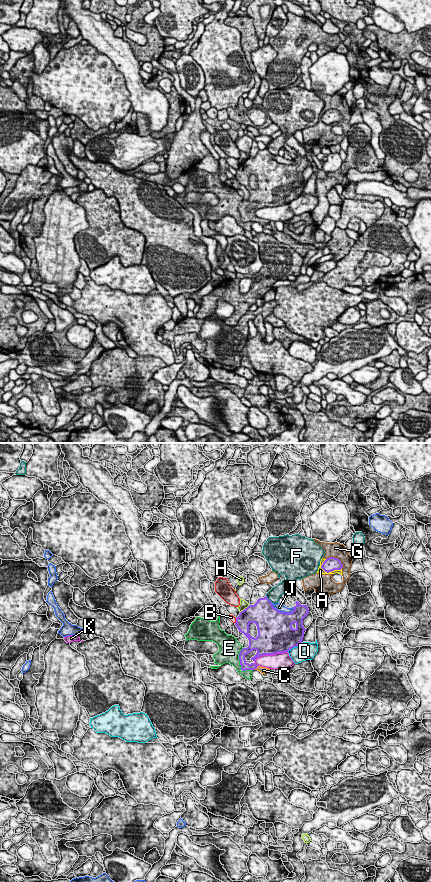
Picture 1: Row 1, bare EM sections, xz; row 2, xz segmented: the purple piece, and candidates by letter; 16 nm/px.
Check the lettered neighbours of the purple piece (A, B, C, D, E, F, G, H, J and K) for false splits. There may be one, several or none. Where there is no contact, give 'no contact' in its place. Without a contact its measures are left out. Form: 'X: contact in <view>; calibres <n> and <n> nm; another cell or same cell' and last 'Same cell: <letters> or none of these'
A: contact in xz; calibres 220 and 90 nm; another cell
B: contact in xz; calibres 260 and 90 nm; another cell
C: contact in xz; calibres 130 and 120 nm; same cell
D: contact in xz; calibres 480 and 300 nm; another cell
E: contact in xz; calibres 130 and 320 nm; another cell
F: contact in xz; calibres 400 and 200 nm; another cell
G: contact in xz; calibres 220 and 240 nm; another cell
H: contact in xz; calibres 340 and 130 nm; another cell
J: contact in xz; calibres 500 and 120 nm; another cell
K: contact in xz; calibres 480 and 260 nm; another cell
Same cell: C

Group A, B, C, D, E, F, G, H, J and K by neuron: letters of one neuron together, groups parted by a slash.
A G / B / C / D / E / F / H / J / K

